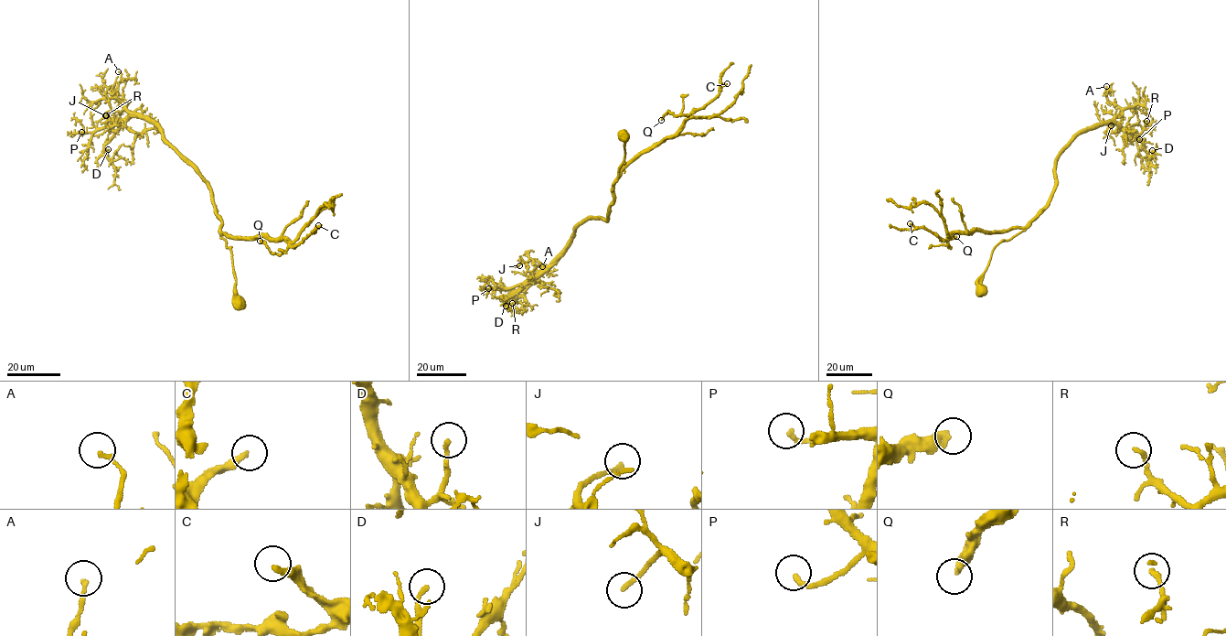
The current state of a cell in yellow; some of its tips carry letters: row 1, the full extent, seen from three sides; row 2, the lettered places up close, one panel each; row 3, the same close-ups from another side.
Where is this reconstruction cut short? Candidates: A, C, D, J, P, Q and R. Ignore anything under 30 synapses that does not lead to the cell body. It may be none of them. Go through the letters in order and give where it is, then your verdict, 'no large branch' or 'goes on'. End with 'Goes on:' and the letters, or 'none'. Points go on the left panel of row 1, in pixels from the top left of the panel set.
A: (118, 71) | no large branch
C: (318, 225) | goes on
D: (108, 149) | no large branch
J: (105, 115) | no large branch
P: (81, 132) | no large branch
Q: (260, 241) | no large branch
R: (106, 115) | no large branch
Goes on: C

